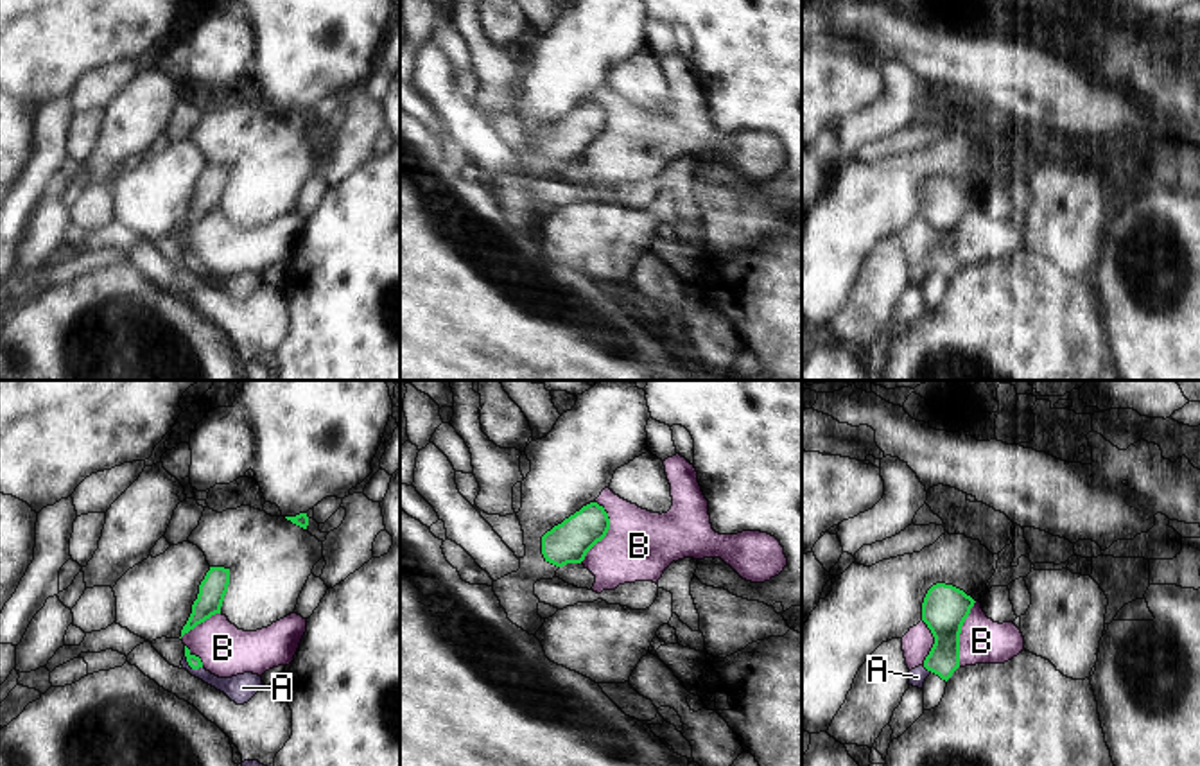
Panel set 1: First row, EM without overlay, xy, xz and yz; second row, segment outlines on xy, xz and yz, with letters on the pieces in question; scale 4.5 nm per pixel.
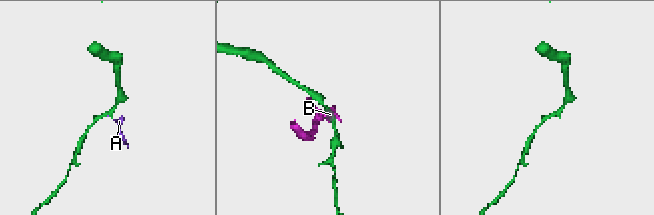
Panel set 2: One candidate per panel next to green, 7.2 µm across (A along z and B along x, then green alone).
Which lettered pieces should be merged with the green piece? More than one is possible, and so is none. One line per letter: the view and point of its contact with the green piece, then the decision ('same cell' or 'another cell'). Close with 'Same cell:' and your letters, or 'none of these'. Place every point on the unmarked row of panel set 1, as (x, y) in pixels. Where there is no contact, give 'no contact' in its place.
A: meets green in xy at (191, 264); same cell
B: meets green in yz at (960, 230); another cell
Same cell: A

